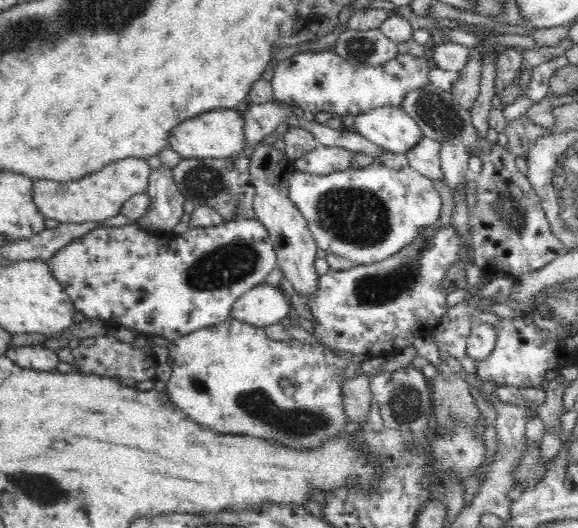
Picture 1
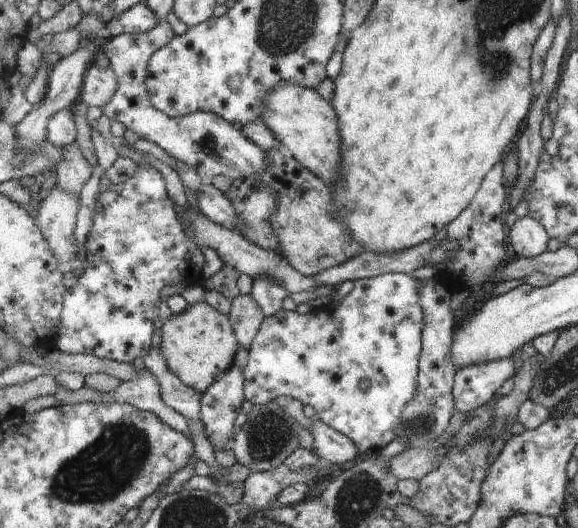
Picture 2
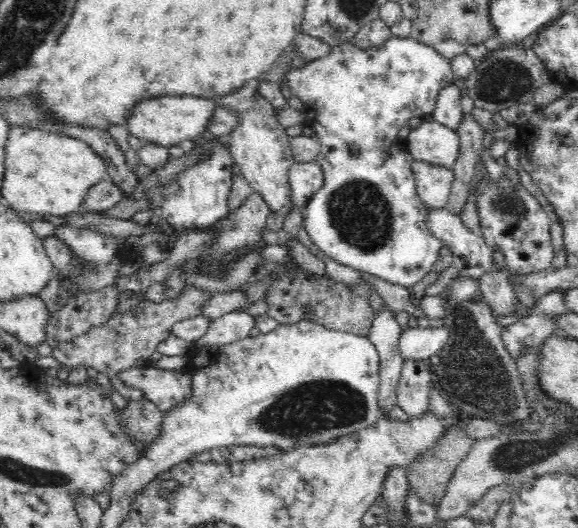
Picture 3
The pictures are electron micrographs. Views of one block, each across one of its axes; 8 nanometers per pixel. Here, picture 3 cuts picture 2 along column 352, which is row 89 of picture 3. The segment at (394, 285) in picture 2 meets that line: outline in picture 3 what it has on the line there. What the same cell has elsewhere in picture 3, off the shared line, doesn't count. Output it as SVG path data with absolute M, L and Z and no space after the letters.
M391 36L384 43L366 47L365 49L354 42L334 46L331 47L330 52L326 56L312 60L312 62L306 63L299 69L290 68L286 72L283 82L289 86L290 94L297 96L303 102L304 124L314 130L315 138L321 145L315 161L321 166L325 181L322 188L312 194L312 198L310 198L310 202L304 210L304 225L310 239L323 250L326 256L357 271L366 272L366 274L374 275L384 281L392 282L392 284L405 286L406 289L411 288L416 282L422 281L427 274L430 274L432 267L436 265L436 260L440 258L440 252L444 250L445 243L440 239L436 239L426 229L426 224L423 220L429 210L424 208L416 194L415 180L411 169L411 162L414 158L408 151L396 152L398 146L400 146L400 137L396 138L396 136L402 130L402 126L408 126L408 120L421 118L425 114L432 115L438 91L448 83L452 83L453 80L451 64L447 58L440 56L431 46L418 42L414 38L398 38L398 36Z

